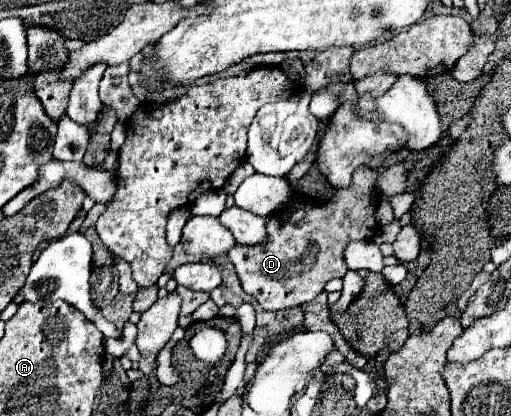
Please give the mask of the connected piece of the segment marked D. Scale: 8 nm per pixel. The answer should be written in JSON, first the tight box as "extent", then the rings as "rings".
{"extent":[228,167,380,311],"rings":[[[362,167],[354,173],[352,185],[348,189],[338,189],[330,201],[320,205],[318,201],[302,199],[302,203],[294,205],[286,223],[280,223],[278,215],[270,215],[266,243],[232,247],[228,257],[236,267],[244,293],[252,295],[262,309],[278,311],[308,303],[324,291],[330,279],[342,279],[348,271],[344,263],[346,245],[350,241],[372,239],[378,233],[378,223],[374,219],[380,201],[374,187],[376,177],[376,171]]]}

